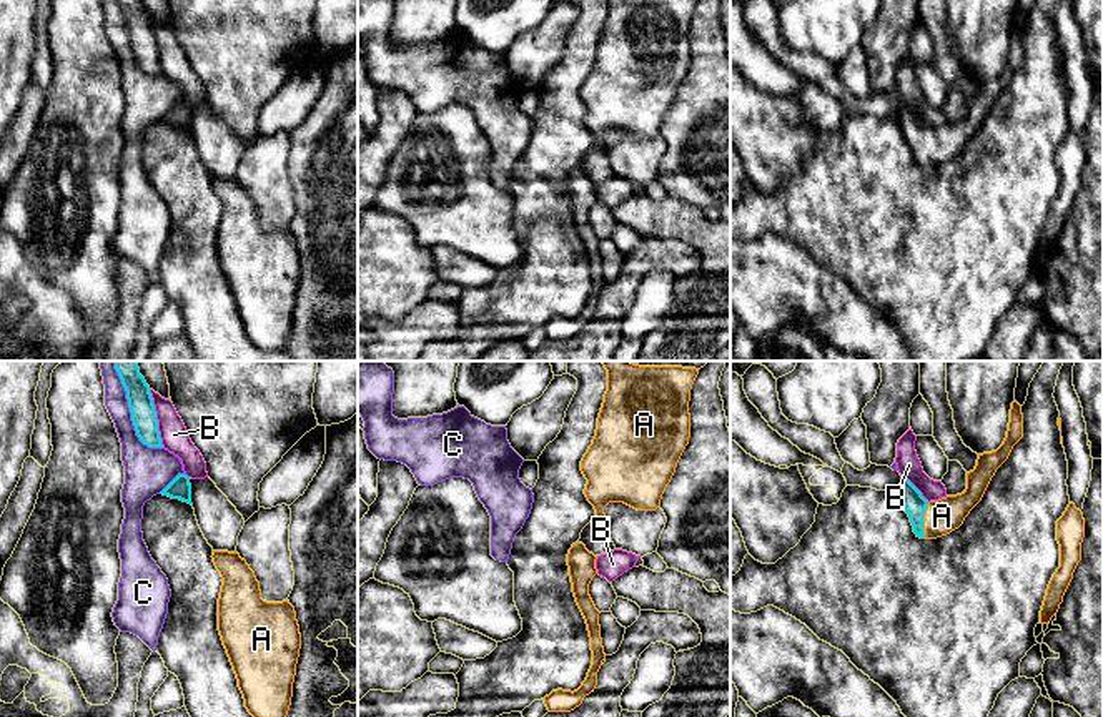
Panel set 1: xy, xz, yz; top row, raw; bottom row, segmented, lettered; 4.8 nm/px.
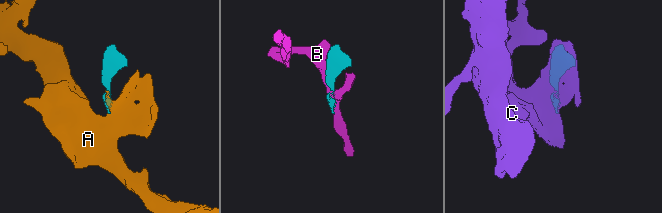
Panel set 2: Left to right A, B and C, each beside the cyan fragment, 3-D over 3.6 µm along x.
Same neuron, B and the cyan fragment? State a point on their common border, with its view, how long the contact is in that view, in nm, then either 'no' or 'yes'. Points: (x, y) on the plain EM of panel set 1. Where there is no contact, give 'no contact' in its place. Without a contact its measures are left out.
xy (155, 45) | 280 nm | no

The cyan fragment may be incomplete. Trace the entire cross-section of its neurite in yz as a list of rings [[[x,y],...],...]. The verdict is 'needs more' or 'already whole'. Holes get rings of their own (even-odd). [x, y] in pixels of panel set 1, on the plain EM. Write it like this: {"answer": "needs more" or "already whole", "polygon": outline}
{"answer": "needs more", "polygon": [[[1013,28],[1003,72],[997,78],[978,82],[975,96],[967,100],[967,116],[962,121],[928,130],[908,106],[902,105],[900,126],[917,165],[937,166],[958,156],[982,128],[997,96],[1008,87],[1013,73],[1021,65],[1021,33]]]}

